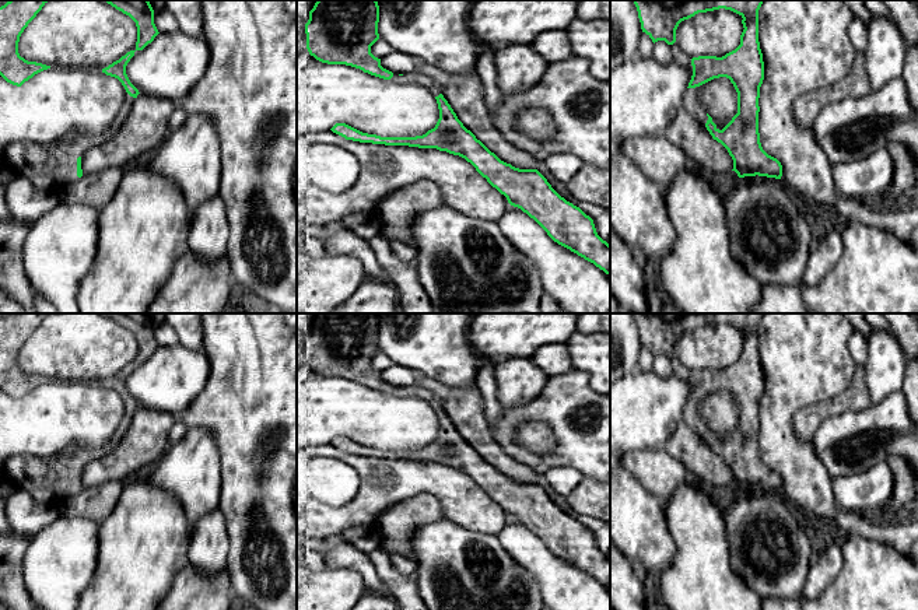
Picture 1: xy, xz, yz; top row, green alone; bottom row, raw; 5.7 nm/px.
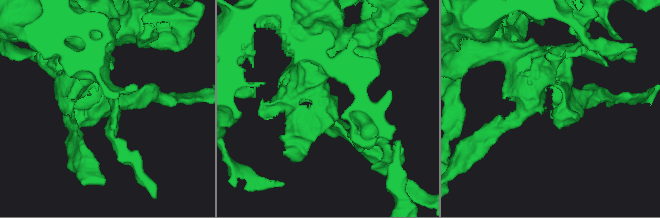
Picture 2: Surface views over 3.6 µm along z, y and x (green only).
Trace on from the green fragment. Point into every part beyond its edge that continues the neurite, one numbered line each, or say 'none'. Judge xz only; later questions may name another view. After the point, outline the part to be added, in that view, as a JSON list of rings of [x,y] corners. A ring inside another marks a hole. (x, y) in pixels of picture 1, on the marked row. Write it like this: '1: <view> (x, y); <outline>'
1: xz (417, 77); [[[414,69],[413,71],[410,71],[407,74],[403,74],[403,76],[393,74],[390,81],[399,83],[399,84],[407,84],[407,83],[420,84],[420,85],[428,88],[434,97],[438,97],[439,94],[442,94],[439,85],[431,77],[425,76],[424,73],[418,71],[417,69]]]

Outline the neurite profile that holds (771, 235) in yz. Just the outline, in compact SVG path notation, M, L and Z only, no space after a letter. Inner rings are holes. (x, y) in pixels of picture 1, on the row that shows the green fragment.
M767 176L739 178L736 186L722 197L730 249L733 257L758 283L772 287L803 287L805 269L810 252L817 241L817 227L796 194L784 183L782 179Z

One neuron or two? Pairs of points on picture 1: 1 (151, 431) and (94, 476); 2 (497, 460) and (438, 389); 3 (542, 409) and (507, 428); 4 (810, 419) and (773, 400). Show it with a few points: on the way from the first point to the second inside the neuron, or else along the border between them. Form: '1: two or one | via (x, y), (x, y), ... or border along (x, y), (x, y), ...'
1: one | via (137, 445), (118, 465), (108, 467)
2: one | via (483, 442), (472, 423), (456, 407)
3: one | via (533, 410), (522, 413), (515, 420)
4: two | border along (827, 399), (796, 413), (795, 434), (803, 442)

